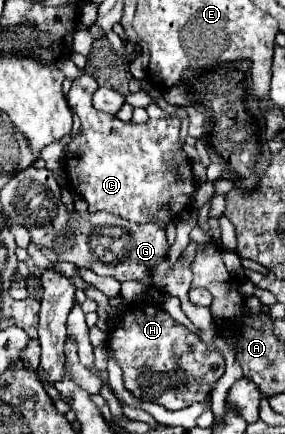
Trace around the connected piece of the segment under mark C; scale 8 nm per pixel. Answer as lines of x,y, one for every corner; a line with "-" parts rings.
84,74
72,82
70,92
66,94
66,100
70,108
78,114
82,126
76,138
72,138
64,146
66,154
66,178
68,184
88,202
90,212
110,212
114,216
126,218
130,222
154,222
162,224
162,228
174,220
180,212
188,208
188,202
194,194
194,174
190,168
190,162
186,158
186,152
182,150
178,142
180,134
180,120
178,118
166,118
166,120
148,120
146,124
132,124
122,122
114,114
100,112
92,106
92,96
98,90
98,82

